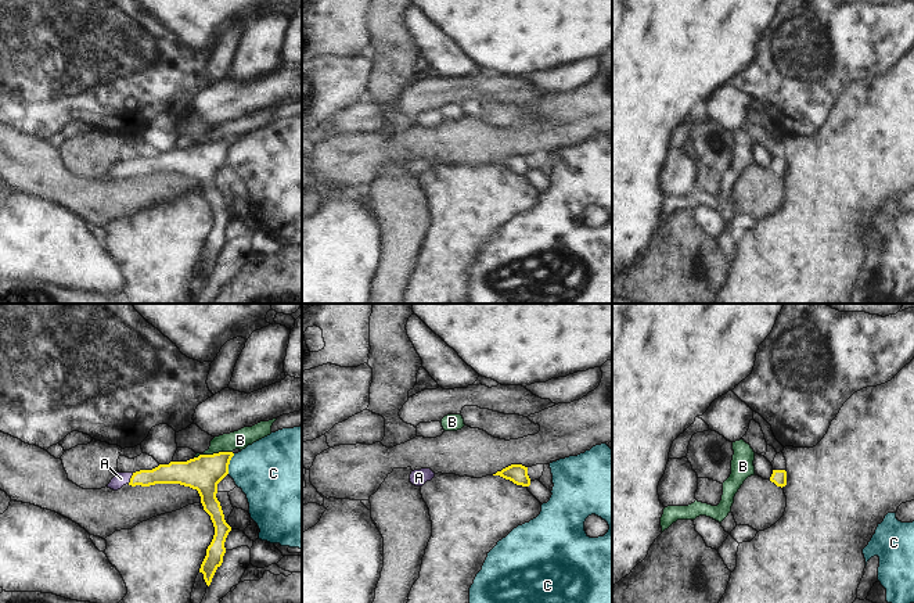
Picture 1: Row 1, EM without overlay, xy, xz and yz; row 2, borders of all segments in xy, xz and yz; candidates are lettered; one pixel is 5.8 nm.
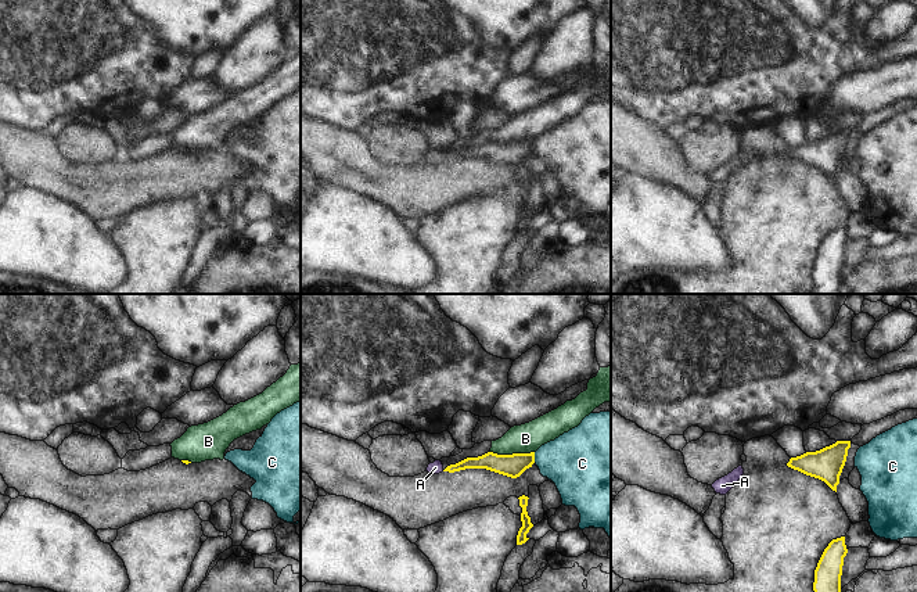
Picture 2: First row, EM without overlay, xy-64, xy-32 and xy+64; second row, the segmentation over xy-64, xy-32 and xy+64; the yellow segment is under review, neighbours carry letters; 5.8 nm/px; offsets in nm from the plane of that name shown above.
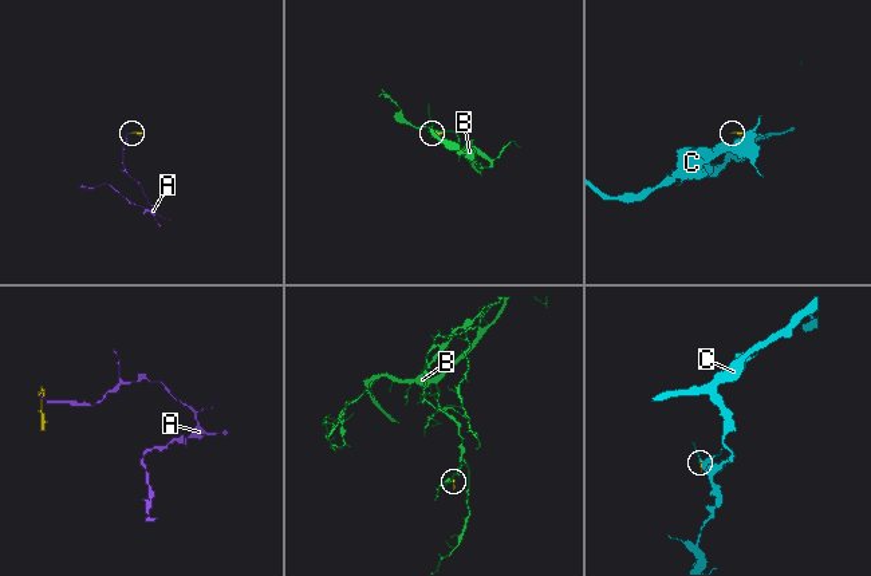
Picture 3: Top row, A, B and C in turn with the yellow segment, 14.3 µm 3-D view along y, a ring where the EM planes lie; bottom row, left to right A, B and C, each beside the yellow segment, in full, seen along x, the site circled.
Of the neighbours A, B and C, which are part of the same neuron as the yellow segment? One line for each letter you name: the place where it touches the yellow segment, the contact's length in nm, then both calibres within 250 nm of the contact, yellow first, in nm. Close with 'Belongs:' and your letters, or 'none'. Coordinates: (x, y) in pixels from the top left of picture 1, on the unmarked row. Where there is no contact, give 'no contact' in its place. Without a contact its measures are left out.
A: contact xy (130, 168); length 70 nm; calibres 120 and 80 nm
Belongs: A

